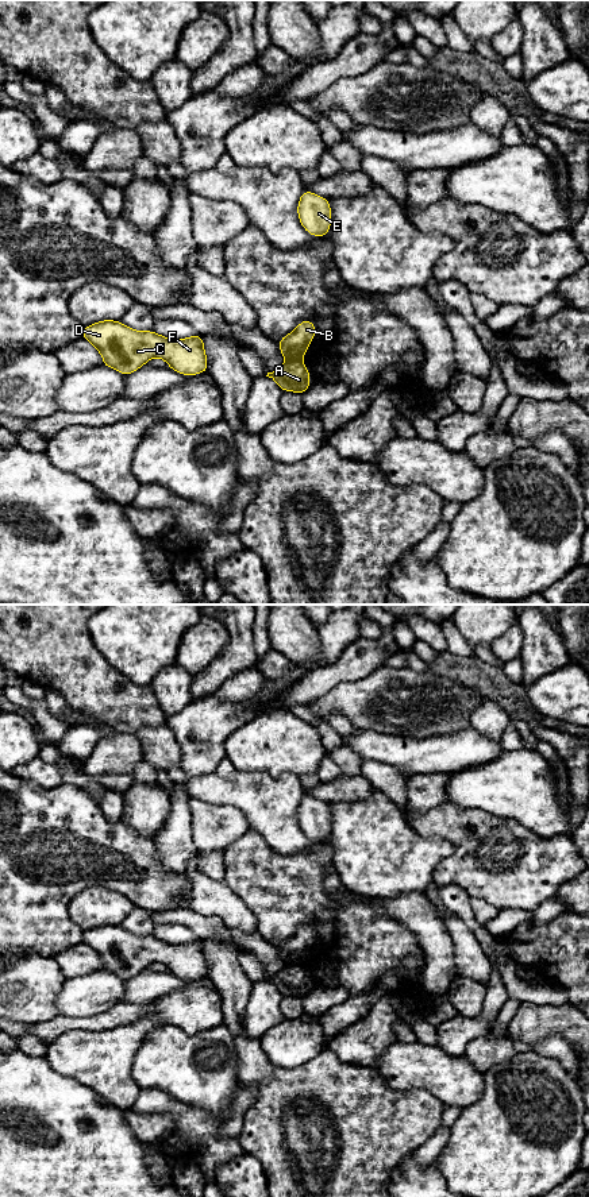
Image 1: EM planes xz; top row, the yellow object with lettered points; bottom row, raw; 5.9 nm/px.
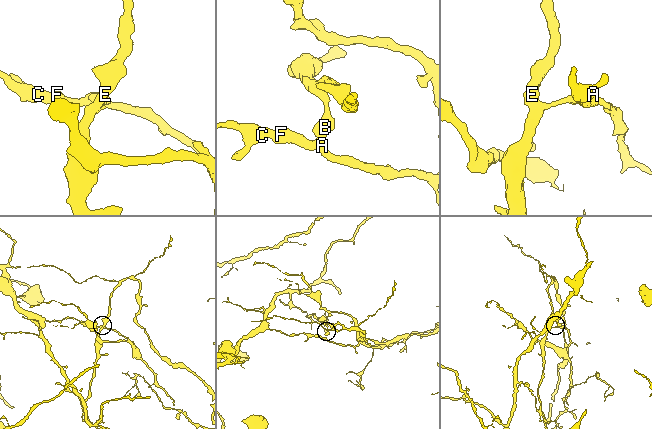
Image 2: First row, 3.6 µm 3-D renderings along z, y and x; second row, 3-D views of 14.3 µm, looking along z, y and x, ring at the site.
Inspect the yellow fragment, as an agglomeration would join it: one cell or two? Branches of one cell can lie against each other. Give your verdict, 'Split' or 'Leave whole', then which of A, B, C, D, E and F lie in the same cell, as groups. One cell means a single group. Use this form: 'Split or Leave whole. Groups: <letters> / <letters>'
Split. Groups: A C D F / B E

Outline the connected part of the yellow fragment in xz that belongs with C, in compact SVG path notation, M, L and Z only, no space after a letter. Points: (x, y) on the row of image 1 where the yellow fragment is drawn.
M101 320L82 328L89 341L103 358L103 366L130 375L153 358L161 358L169 368L181 375L208 371L208 359L201 335L170 340L154 331L135 331L122 321Z

